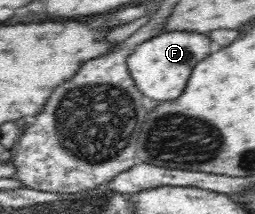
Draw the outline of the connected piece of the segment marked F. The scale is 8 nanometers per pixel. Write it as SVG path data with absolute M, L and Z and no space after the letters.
M170 31L162 33L150 41L144 41L136 47L136 51L128 57L128 69L136 87L156 101L172 101L180 97L186 87L186 81L192 73L192 67L212 53L210 36L206 33L192 33L192 31Z

